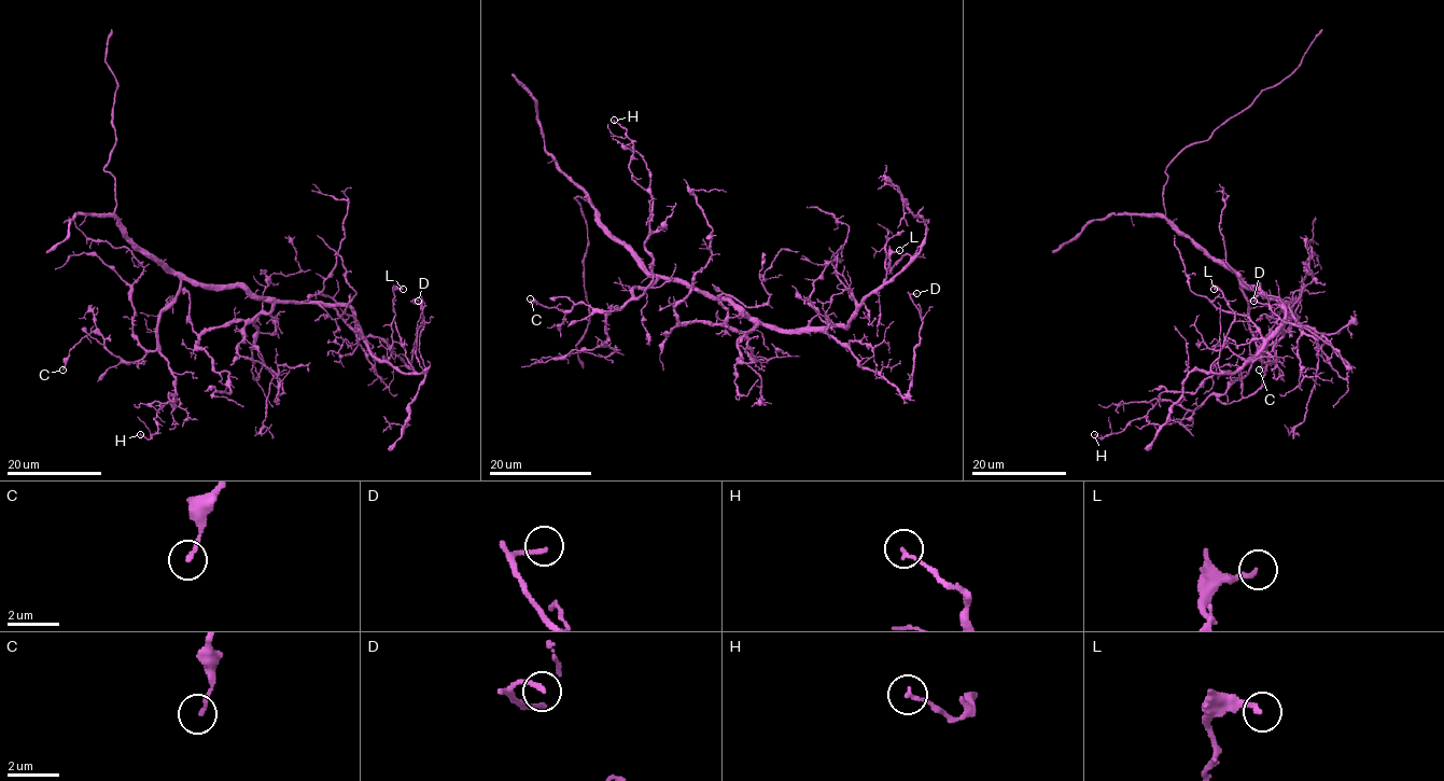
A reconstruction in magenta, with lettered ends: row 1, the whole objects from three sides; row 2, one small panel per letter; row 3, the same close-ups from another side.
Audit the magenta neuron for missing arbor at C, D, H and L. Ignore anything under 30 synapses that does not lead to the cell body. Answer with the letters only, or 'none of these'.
none of these

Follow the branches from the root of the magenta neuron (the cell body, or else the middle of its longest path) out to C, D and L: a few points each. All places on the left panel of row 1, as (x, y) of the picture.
C: (205, 286), (181, 280), (162, 312), (157, 347), (141, 359), (123, 362), (90, 332), (62, 370)
D: (205, 286), (332, 307), (407, 365), (423, 321), (418, 301)
L: (205, 286), (246, 286), (276, 300), (347, 306), (367, 349), (411, 373), (394, 321), (393, 290), (403, 289)

